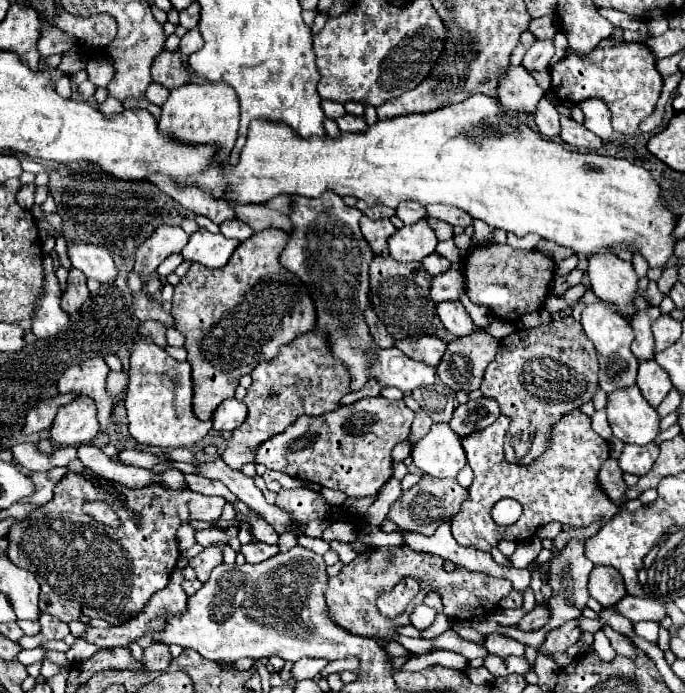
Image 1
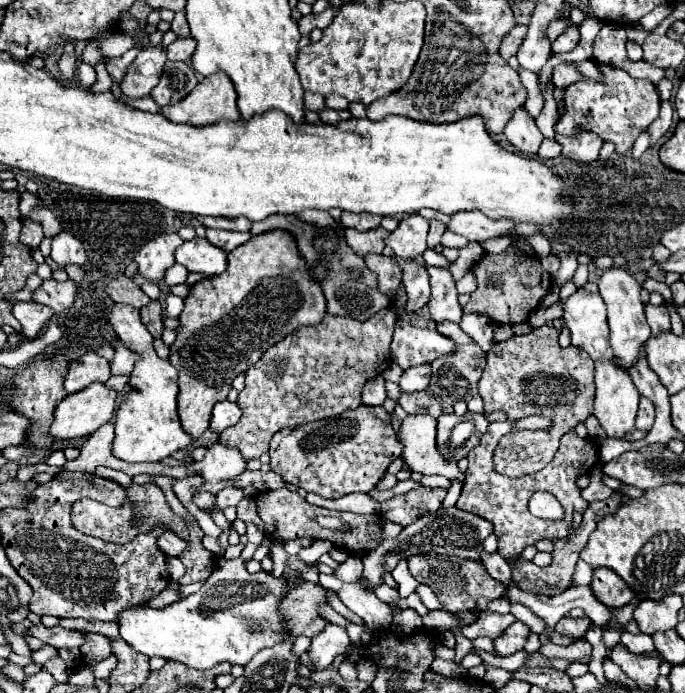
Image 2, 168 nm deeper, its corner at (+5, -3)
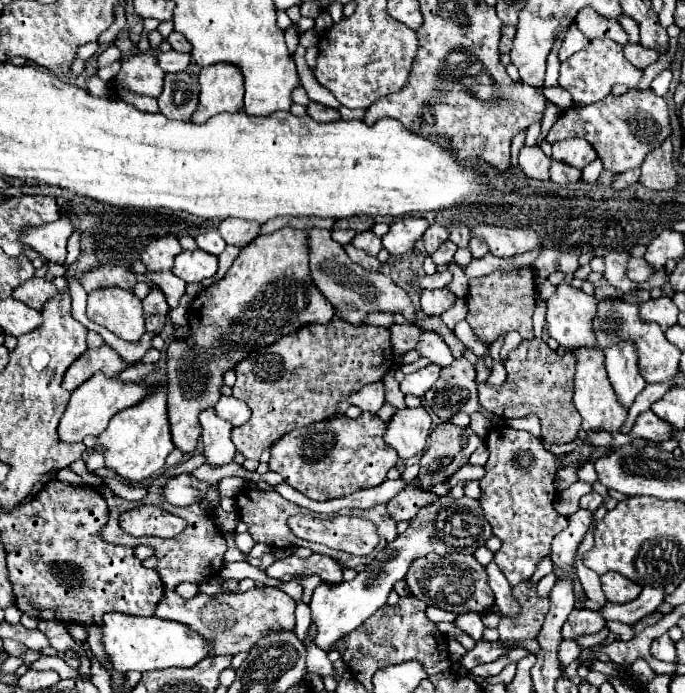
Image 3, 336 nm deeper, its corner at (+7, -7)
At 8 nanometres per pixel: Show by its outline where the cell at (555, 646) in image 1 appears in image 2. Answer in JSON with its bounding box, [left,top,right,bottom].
[556,617,592,637]

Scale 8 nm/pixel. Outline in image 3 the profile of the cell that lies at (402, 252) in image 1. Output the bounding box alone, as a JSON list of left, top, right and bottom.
[382,217,428,257]

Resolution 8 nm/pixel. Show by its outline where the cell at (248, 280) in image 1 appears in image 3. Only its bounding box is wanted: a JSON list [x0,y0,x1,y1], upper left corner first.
[166,227,334,453]

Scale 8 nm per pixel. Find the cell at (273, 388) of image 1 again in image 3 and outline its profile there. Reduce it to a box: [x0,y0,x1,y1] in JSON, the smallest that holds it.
[232,317,392,459]

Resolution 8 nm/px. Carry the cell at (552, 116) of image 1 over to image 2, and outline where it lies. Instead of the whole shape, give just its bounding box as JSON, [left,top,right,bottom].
[538,139,562,159]

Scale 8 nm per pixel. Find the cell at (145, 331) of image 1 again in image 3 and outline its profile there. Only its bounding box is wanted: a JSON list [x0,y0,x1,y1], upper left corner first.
[142,287,168,333]

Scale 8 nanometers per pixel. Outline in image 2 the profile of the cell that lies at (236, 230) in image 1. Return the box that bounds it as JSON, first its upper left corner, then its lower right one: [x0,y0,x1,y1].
[206,229,250,253]

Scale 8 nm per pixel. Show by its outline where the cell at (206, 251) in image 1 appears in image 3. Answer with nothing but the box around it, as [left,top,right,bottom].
[172,249,218,283]

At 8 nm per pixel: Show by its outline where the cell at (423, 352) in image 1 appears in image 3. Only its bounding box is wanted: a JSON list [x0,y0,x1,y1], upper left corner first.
[416,331,454,367]

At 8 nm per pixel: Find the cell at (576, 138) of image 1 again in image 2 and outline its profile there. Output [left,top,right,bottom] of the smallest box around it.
[554,131,602,163]

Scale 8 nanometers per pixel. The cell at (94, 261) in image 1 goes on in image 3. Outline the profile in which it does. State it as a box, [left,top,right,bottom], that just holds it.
[22,217,74,265]

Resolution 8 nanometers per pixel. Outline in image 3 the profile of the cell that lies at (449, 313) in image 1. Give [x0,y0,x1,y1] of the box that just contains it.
[420,289,456,315]

